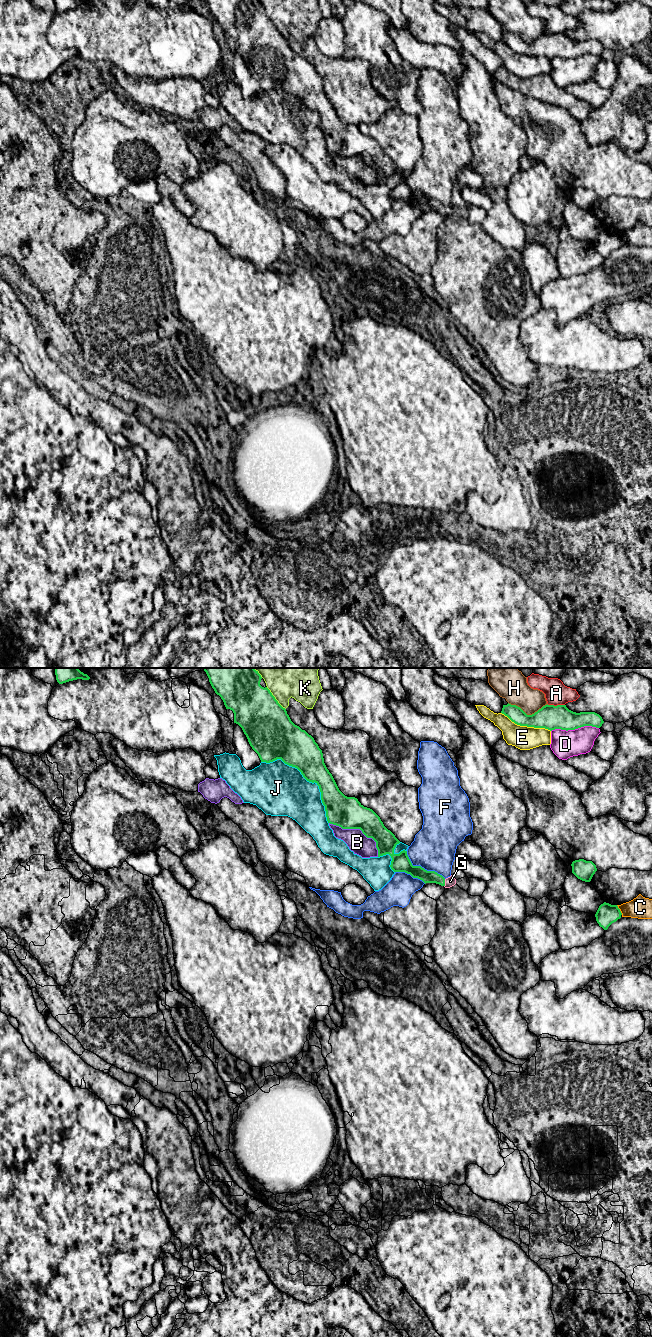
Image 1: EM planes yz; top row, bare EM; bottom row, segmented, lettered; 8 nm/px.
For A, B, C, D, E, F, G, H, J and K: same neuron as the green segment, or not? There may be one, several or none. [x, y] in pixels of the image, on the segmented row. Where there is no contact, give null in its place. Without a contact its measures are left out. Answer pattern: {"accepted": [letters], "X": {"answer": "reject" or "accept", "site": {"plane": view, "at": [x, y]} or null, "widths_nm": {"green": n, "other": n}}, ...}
{"accepted": ["G"], "A": {"answer": "reject", "site": {"plane": "yz", "at": [557, 705]}, "widths_nm": {"green": 200, "other": 190}}, "B": {"answer": "reject", "site": {"plane": "yz", "at": [359, 828]}, "widths_nm": {"green": 260, "other": 160}}, "C": {"answer": "reject", "site": {"plane": "yz", "at": [619, 910]}, "widths_nm": {"green": 160, "other": 180}}, "D": {"answer": "reject", "site": {"plane": "yz", "at": [574, 729]}, "widths_nm": {"green": 200, "other": 220}}, "E": {"answer": "reject", "site": {"plane": "yz", "at": [526, 725]}, "widths_nm": {"green": 200, "other": 190}}, "F": {"answer": "reject", "site": {"plane": "yz", "at": [421, 867]}, "widths_nm": {"green": 150, "other": 340}}, "G": {"answer": "accept", "site": {"plane": "yz", "at": [444, 883]}, "widths_nm": {"green": 100, "other": 80}}, "H": {"answer": "reject", "site": {"plane": "yz", "at": [528, 715]}, "widths_nm": {"green": 200, "other": 220}}, "J": {"answer": "reject", "site": {"plane": "yz", "at": [308, 780]}, "widths_nm": {"green": 280, "other": 420}}, "K": {"answer": "reject", "site": {"plane": "yz", "at": [274, 698]}, "widths_nm": {"green": 380, "other": 420}}}

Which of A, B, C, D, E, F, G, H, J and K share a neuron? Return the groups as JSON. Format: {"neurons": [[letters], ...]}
{"neurons": [["A"], ["B"], ["C"], ["D"], ["E"], ["F"], ["G"], ["H"], ["J"], ["K"]]}

